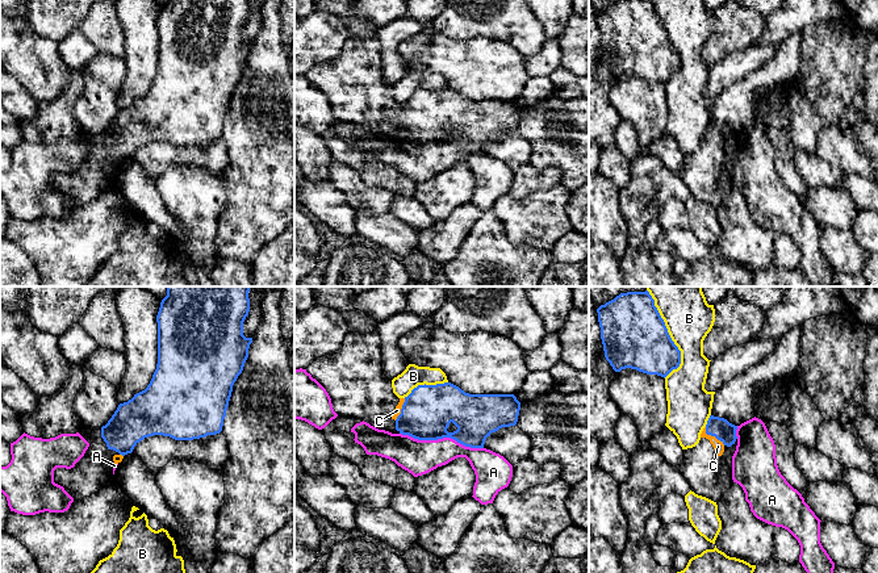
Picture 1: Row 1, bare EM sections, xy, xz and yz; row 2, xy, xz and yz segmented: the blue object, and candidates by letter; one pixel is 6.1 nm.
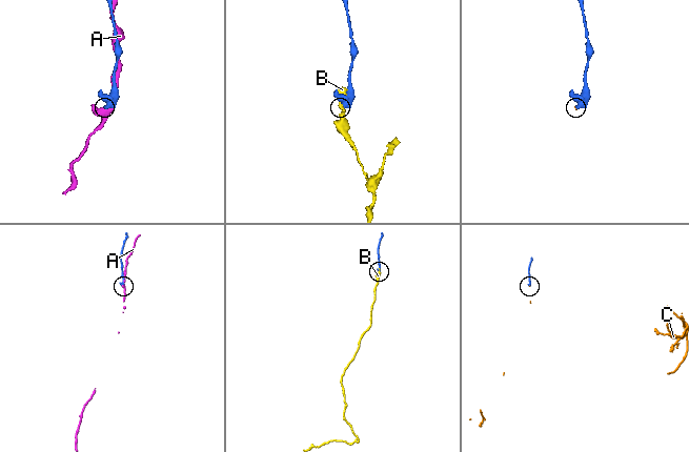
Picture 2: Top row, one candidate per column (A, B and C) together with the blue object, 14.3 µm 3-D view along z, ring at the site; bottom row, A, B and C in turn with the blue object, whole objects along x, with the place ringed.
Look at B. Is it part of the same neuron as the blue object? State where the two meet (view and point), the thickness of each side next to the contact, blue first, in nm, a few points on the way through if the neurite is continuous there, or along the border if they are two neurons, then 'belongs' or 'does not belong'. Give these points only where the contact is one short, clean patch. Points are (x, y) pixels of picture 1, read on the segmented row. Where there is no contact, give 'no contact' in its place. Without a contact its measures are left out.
yz (668, 334) | 400/300 nm | does not belong

